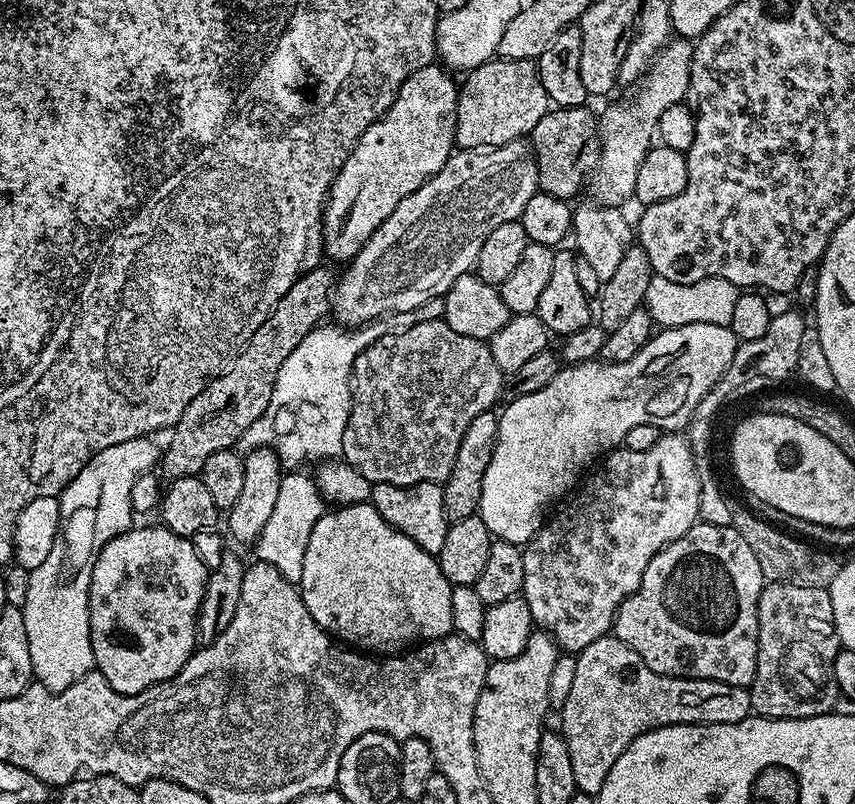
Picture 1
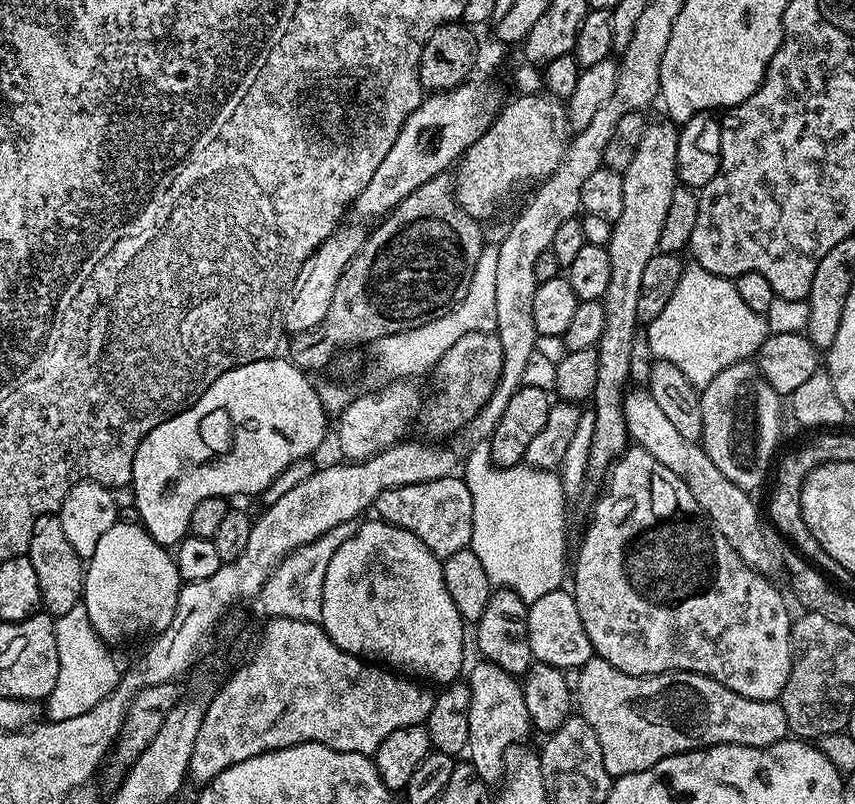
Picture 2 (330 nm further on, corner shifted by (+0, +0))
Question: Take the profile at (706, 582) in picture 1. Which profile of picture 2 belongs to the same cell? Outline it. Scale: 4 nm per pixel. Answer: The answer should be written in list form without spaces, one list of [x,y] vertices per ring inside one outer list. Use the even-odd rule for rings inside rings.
[[[629,446],[625,448],[623,456],[612,461],[610,471],[607,473],[608,489],[596,500],[592,508],[592,521],[584,532],[584,541],[576,552],[576,573],[571,573],[571,591],[576,598],[578,614],[582,618],[582,627],[586,629],[586,638],[590,638],[593,653],[601,656],[614,670],[622,670],[622,674],[631,676],[657,676],[663,672],[697,672],[703,676],[714,678],[726,690],[734,690],[734,694],[742,694],[742,698],[755,700],[779,700],[786,682],[790,678],[792,669],[792,622],[793,613],[788,613],[788,604],[784,601],[782,593],[778,592],[771,579],[765,578],[755,572],[722,538],[722,534],[712,524],[712,519],[701,512],[698,502],[694,502],[694,494],[667,466],[662,466],[654,454],[646,450]]]

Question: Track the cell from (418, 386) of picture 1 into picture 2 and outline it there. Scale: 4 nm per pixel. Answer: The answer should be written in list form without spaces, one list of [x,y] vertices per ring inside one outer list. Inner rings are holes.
[[[471,332],[458,338],[436,363],[436,393],[427,397],[422,408],[424,428],[432,438],[452,436],[467,428],[468,423],[486,406],[502,374],[502,342],[495,332]],[[428,404],[428,405],[427,405]],[[432,435],[432,436],[431,436]]]

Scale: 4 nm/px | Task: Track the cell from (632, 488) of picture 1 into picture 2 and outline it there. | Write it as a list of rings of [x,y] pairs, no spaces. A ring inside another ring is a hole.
[[[751,359],[726,366],[726,370],[700,392],[700,440],[706,454],[730,482],[742,489],[753,490],[764,479],[769,479],[770,469],[778,456],[776,447],[780,444],[780,403],[780,393],[766,382]]]

